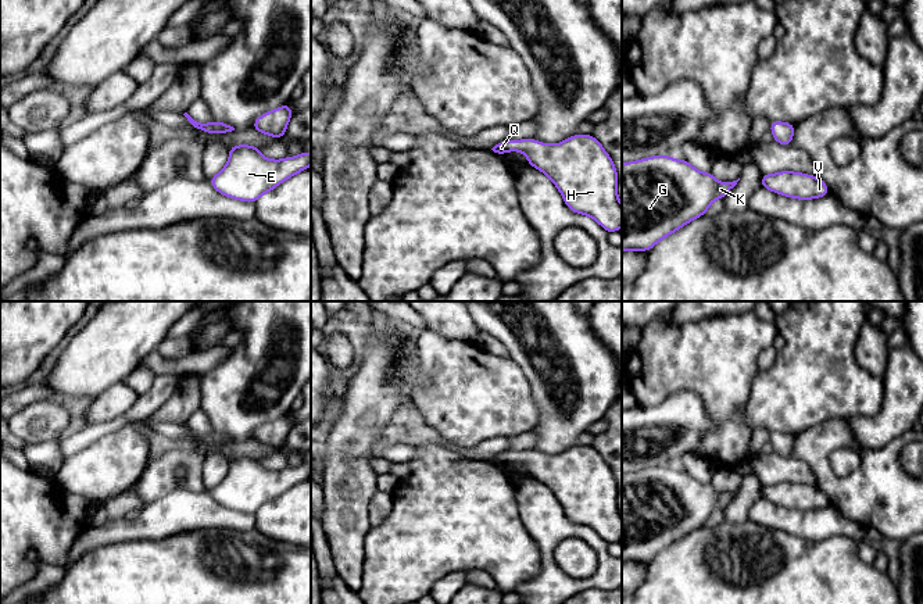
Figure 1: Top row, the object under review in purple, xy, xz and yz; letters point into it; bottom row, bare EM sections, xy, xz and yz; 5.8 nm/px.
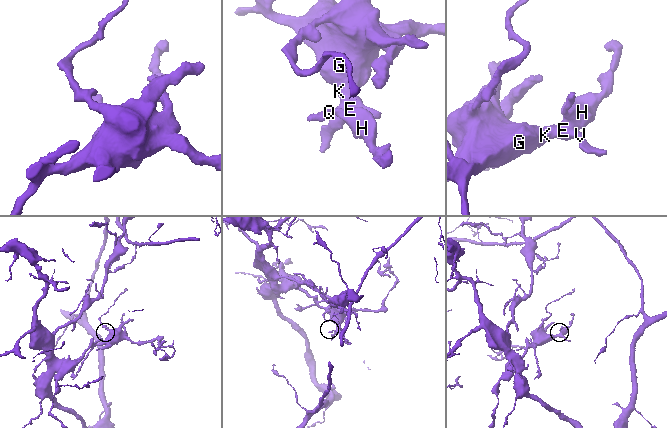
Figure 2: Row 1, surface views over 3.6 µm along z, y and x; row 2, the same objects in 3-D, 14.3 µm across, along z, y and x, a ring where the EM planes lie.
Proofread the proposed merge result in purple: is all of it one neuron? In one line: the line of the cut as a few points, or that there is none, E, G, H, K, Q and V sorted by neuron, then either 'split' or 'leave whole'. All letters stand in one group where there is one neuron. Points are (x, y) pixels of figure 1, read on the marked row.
no cut; E G H K Q V; leave whole

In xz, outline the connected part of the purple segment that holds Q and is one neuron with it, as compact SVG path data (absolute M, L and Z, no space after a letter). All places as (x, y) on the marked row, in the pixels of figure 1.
M573 135L558 144L534 139L502 140L494 153L520 151L529 165L545 174L558 187L566 207L591 217L608 233L622 228L618 172L612 158L593 135Z

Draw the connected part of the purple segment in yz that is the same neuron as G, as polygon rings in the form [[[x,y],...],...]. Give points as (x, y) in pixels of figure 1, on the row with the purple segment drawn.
[[[668,154],[647,157],[622,164],[622,251],[648,251],[666,236],[679,230],[693,219],[705,215],[715,199],[725,199],[737,181],[719,183],[711,172],[695,169],[686,160],[675,160]]]

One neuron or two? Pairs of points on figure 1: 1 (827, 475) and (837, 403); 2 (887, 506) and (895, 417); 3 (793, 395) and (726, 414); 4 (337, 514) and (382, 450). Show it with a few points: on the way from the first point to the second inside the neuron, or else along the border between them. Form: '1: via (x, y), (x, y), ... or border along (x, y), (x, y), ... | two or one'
1: border along (845, 417), (830, 417), (804, 431) | two
2: border along (908, 429), (880, 447), (861, 447) | two
3: border along (755, 378), (744, 410), (744, 421), (751, 431) | two
4: border along (380, 442), (374, 454) | two

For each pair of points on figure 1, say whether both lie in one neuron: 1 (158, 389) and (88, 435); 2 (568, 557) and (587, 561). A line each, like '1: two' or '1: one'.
1: one
2: one

